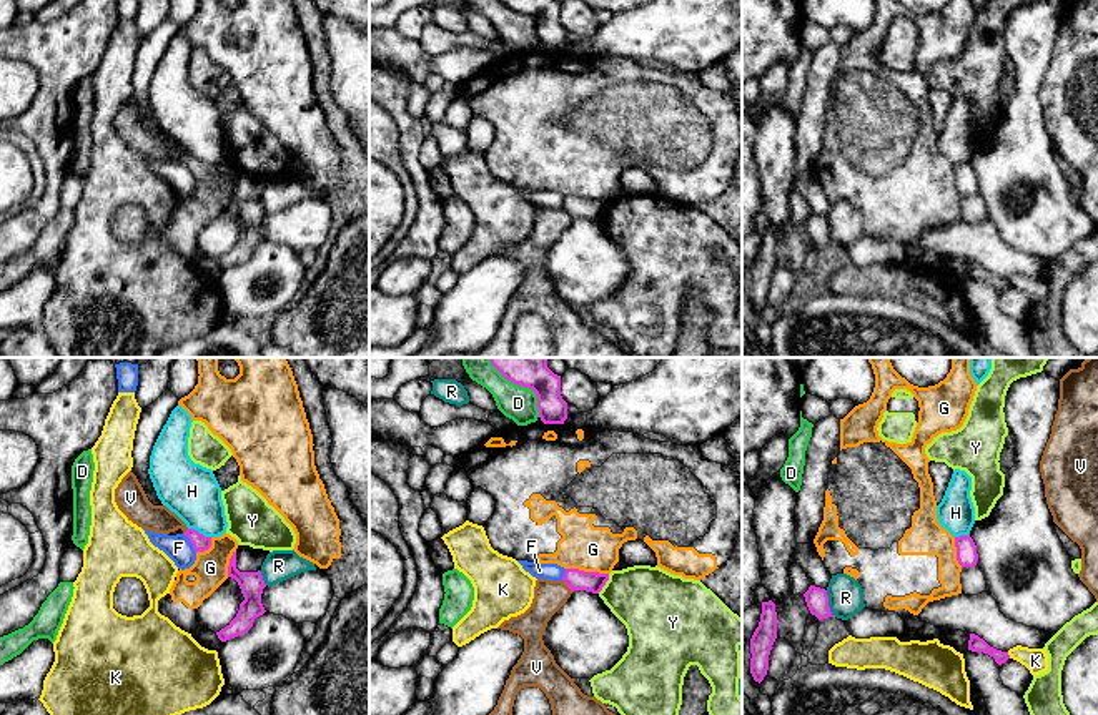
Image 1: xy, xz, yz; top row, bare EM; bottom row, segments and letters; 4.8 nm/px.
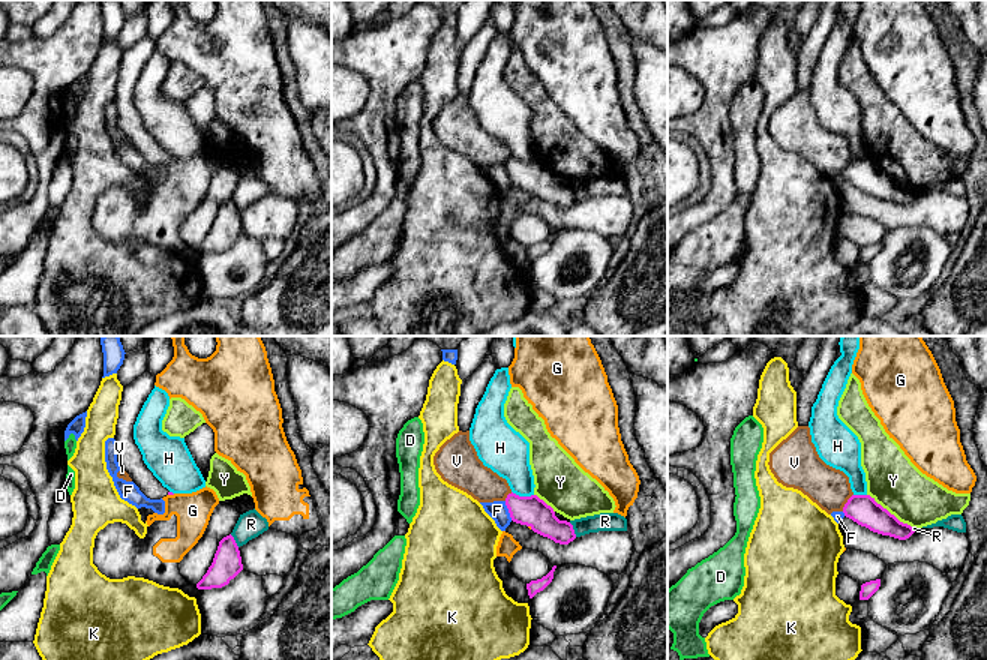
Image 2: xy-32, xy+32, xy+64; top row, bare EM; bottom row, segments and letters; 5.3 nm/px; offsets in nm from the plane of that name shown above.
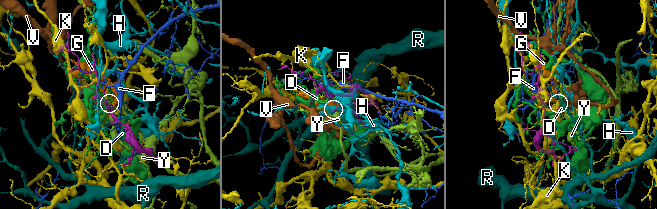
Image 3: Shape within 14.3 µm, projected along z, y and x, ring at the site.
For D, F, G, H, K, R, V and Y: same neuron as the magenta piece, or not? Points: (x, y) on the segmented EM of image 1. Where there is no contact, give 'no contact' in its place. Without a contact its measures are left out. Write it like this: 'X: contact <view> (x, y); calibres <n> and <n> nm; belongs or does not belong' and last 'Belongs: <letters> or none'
D: contact xz (523, 386); calibres 240 and 170 nm; does not belong
F: contact xy (192, 542); calibres 80 and 130 nm; does not belong
G: contact xz (588, 572); calibres 100 and 220 nm; does not belong
H: contact xy (198, 532); calibres 80 and 260 nm; does not belong
K: contact yz (1008, 655); calibres 80 and 110 nm; does not belong
R: contact yz (827, 604); calibres 110 and 170 nm; does not belong
V: contact xz (568, 586); calibres 100 and 160 nm; does not belong
Y: contact xz (604, 584); calibres 100 and 340 nm; does not belong
Belongs: none

